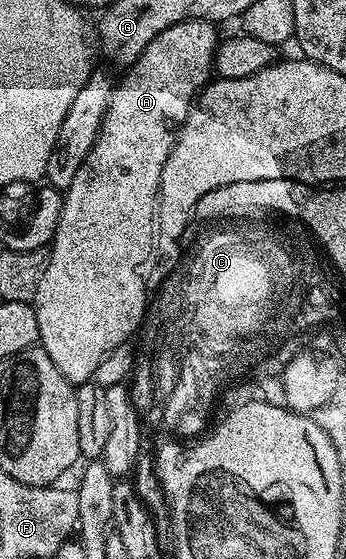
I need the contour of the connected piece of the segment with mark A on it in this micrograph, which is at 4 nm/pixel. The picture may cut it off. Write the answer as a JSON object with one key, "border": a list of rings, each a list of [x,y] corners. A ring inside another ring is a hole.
{"border":[[[184,20],[175,26],[167,26],[167,30],[163,30],[163,34],[159,34],[155,38],[151,38],[151,42],[147,42],[143,54],[139,54],[135,63],[128,65],[126,72],[129,73],[121,81],[119,79],[116,81],[99,134],[92,146],[89,147],[89,153],[83,166],[79,166],[79,170],[75,170],[75,178],[71,178],[71,186],[64,189],[59,226],[53,235],[53,243],[47,252],[45,269],[39,278],[35,307],[39,318],[40,347],[45,349],[51,362],[55,362],[59,374],[63,374],[63,378],[67,378],[74,386],[90,383],[95,374],[95,366],[99,366],[99,362],[103,362],[103,358],[108,352],[115,350],[115,346],[126,343],[130,339],[129,335],[133,336],[141,328],[142,321],[146,316],[145,276],[141,273],[141,267],[148,262],[149,255],[153,252],[153,240],[155,244],[157,197],[161,195],[163,166],[167,166],[167,158],[171,154],[173,144],[177,141],[177,134],[181,131],[181,126],[186,118],[189,117],[189,111],[193,109],[201,89],[210,83],[211,77],[214,75],[214,56],[219,43],[217,28],[216,23],[207,20]]]}

